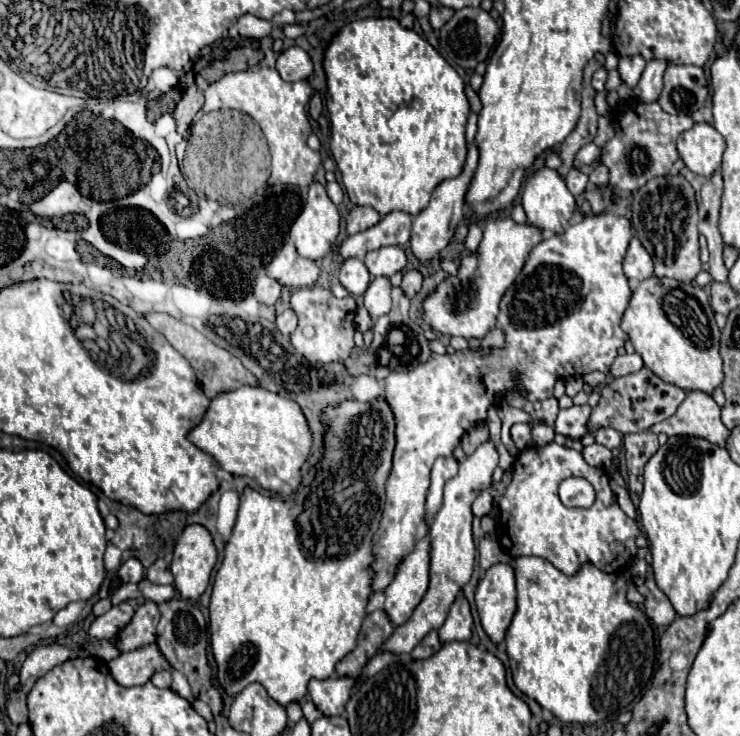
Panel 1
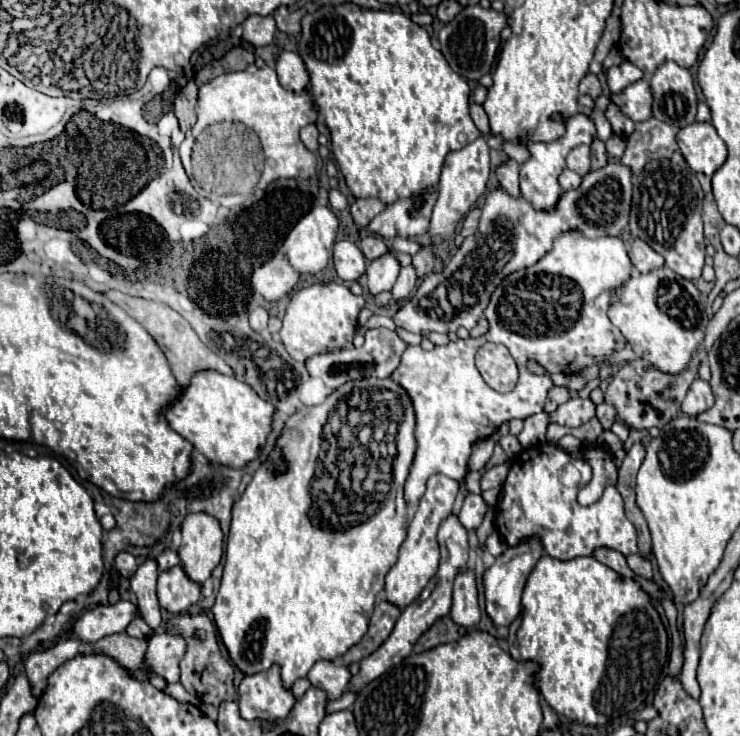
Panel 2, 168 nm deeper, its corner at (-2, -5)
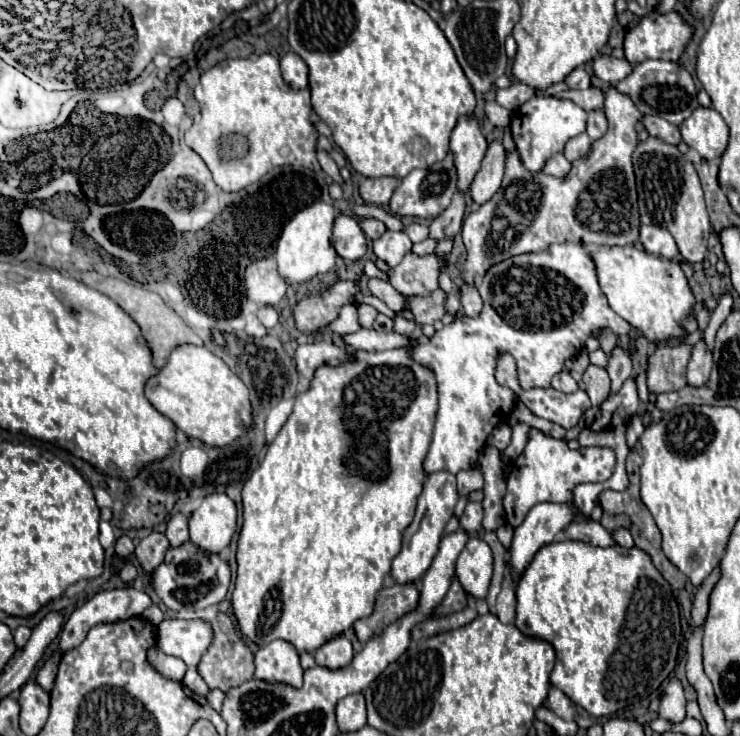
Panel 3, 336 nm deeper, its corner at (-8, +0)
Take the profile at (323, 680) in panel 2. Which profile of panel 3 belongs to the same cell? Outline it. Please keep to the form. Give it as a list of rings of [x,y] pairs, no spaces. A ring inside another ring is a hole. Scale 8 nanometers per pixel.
[[[336,637],[332,641],[328,641],[328,645],[322,645],[316,653],[314,653],[316,665],[326,667],[326,669],[346,669],[352,659],[352,643],[346,637]]]

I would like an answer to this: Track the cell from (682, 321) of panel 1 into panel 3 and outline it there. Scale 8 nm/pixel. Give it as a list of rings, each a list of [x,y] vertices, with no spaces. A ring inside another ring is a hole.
[[[632,247],[600,249],[592,253],[592,259],[596,263],[600,287],[614,313],[626,319],[652,343],[668,343],[670,339],[686,341],[688,335],[682,327],[682,321],[694,311],[696,297],[676,261],[652,257]]]

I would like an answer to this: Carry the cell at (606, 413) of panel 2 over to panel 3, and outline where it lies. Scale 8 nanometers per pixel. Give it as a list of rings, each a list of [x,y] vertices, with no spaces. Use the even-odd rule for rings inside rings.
[[[620,347],[614,349],[612,357],[610,357],[610,363],[608,363],[608,375],[612,379],[612,395],[620,391],[620,387],[624,385],[624,381],[632,375],[632,359],[628,357],[628,353]]]

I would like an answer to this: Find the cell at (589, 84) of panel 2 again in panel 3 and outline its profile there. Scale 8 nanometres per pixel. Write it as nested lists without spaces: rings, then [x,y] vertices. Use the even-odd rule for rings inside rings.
[[[578,67],[566,77],[566,83],[570,89],[588,89],[590,87],[590,73],[584,67]]]

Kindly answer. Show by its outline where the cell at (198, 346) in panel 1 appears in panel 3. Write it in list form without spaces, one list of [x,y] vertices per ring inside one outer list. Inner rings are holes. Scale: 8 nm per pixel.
[[[90,271],[90,273],[84,273],[84,283],[108,297],[112,297],[128,315],[132,315],[132,319],[140,325],[148,345],[152,347],[152,353],[154,353],[154,361],[156,361],[156,367],[164,367],[168,363],[168,357],[170,353],[178,347],[178,345],[184,345],[184,343],[190,343],[190,345],[204,345],[202,339],[184,323],[184,319],[174,311],[170,309],[164,299],[160,299],[160,295],[144,289],[144,287],[136,287],[136,285],[128,285],[120,279],[114,279],[114,277],[104,277],[96,271]]]

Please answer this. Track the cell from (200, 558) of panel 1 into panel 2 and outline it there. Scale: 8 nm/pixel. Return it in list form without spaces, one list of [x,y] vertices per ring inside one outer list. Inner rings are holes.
[[[188,514],[182,522],[182,544],[178,548],[182,566],[194,582],[204,582],[222,558],[224,534],[220,522],[206,514]]]

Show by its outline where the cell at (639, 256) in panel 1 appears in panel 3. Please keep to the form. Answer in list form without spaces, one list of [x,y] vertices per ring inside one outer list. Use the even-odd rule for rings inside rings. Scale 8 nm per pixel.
[[[642,225],[640,227],[640,243],[652,255],[658,255],[664,259],[676,259],[678,257],[676,243],[666,229],[660,229],[654,225]]]

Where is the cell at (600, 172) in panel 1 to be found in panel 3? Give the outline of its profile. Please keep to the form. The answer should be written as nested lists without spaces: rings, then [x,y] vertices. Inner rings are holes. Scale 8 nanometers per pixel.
[[[590,111],[588,113],[588,129],[586,129],[590,139],[598,141],[600,137],[604,137],[606,131],[608,131],[608,121],[606,121],[604,113],[602,111]]]

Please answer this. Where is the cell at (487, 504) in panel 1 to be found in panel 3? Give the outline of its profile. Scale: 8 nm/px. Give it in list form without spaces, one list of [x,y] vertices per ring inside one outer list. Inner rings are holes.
[[[470,501],[464,509],[464,515],[460,517],[460,525],[470,533],[470,535],[478,535],[482,533],[482,515],[484,515],[484,509],[482,509],[482,503],[478,501]]]

